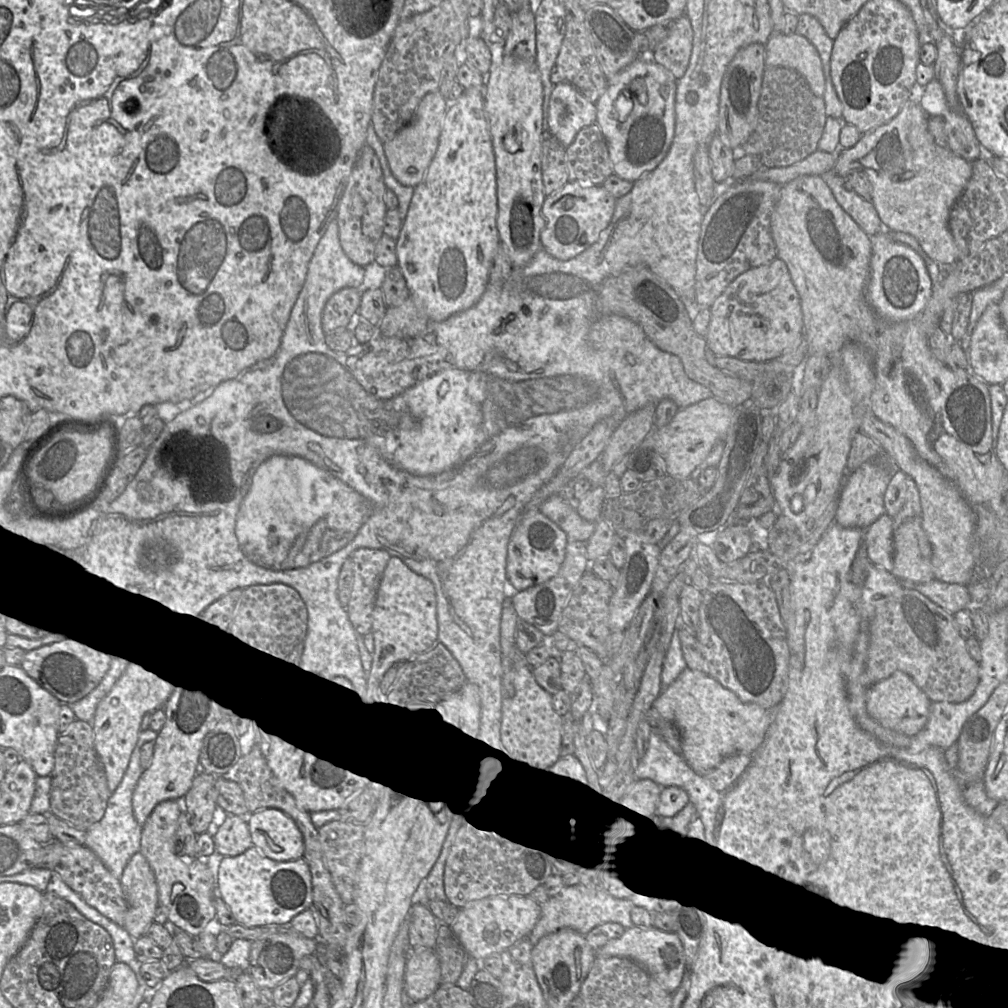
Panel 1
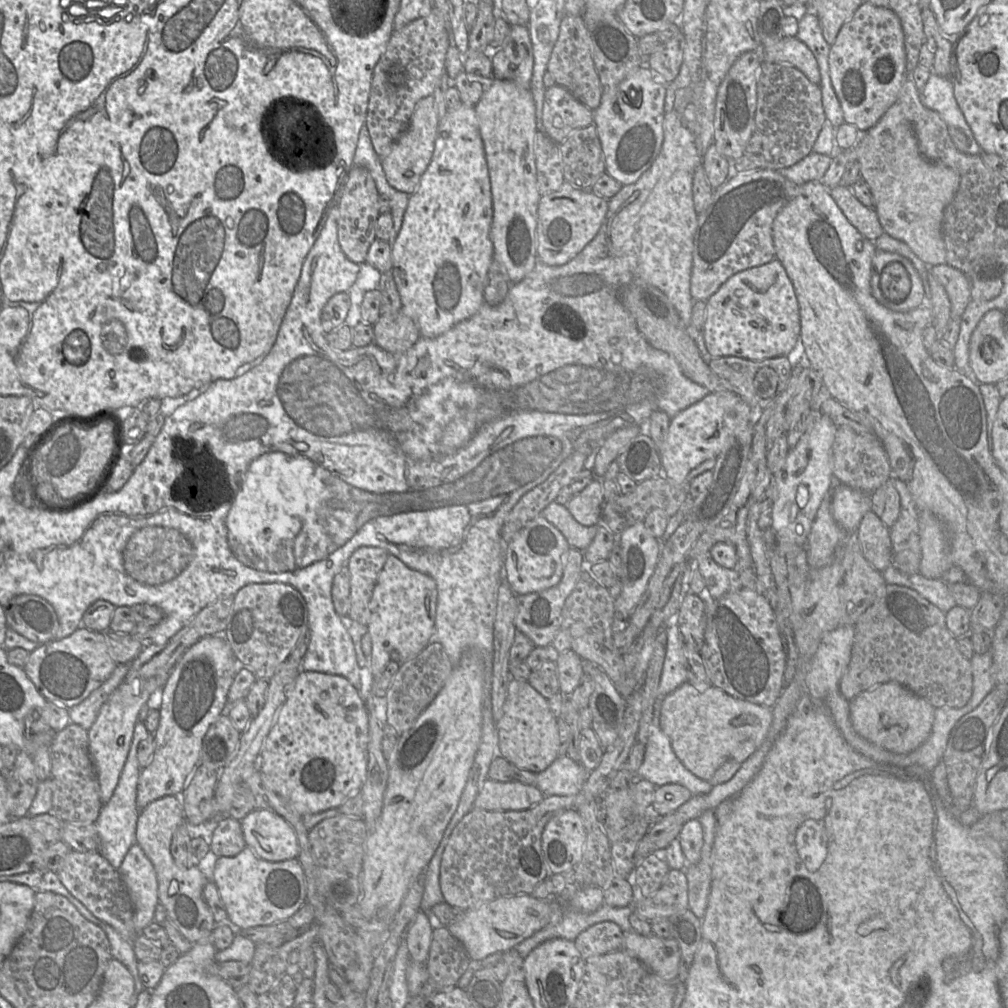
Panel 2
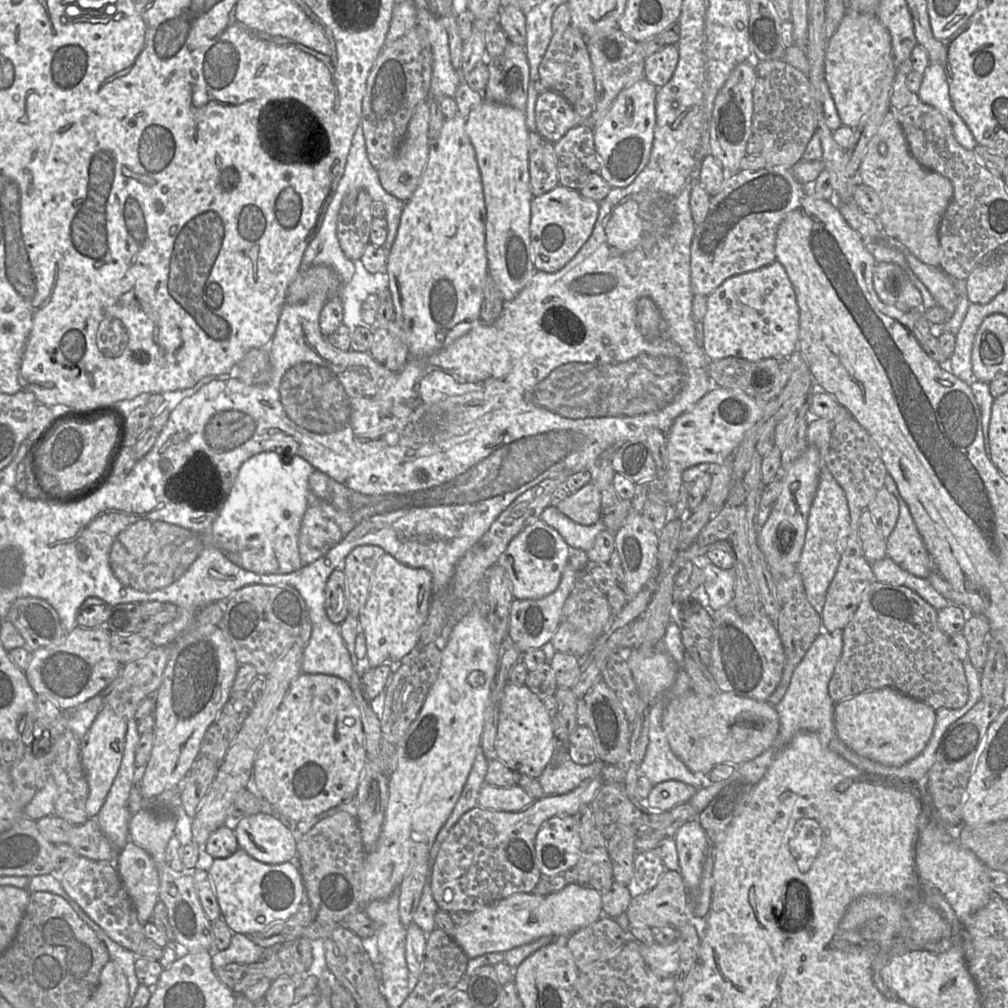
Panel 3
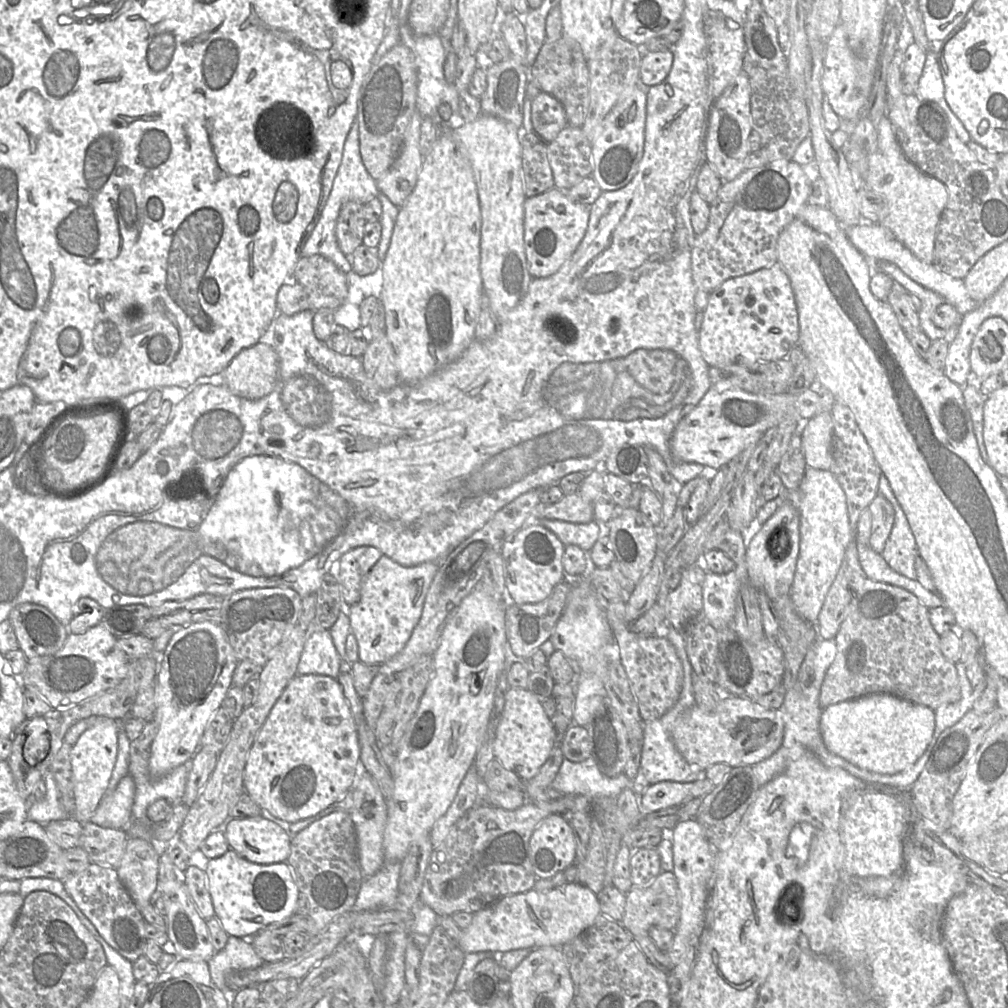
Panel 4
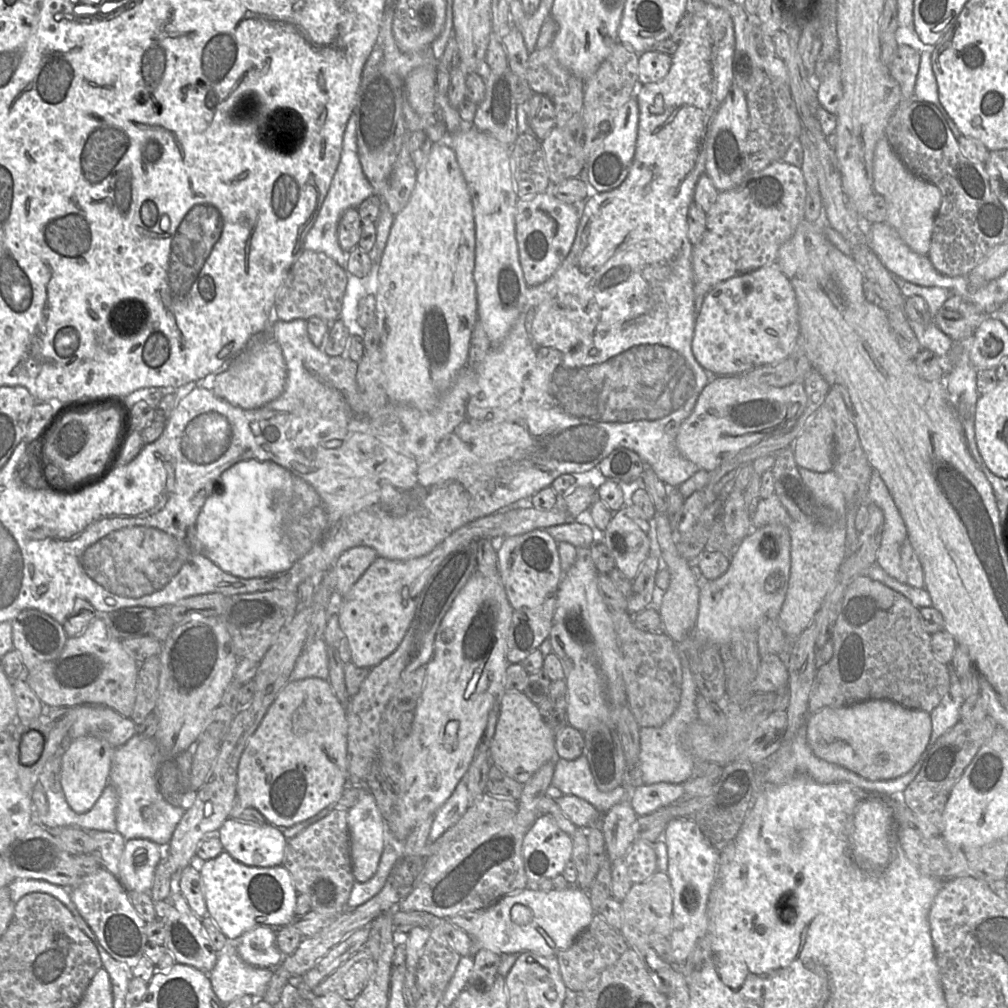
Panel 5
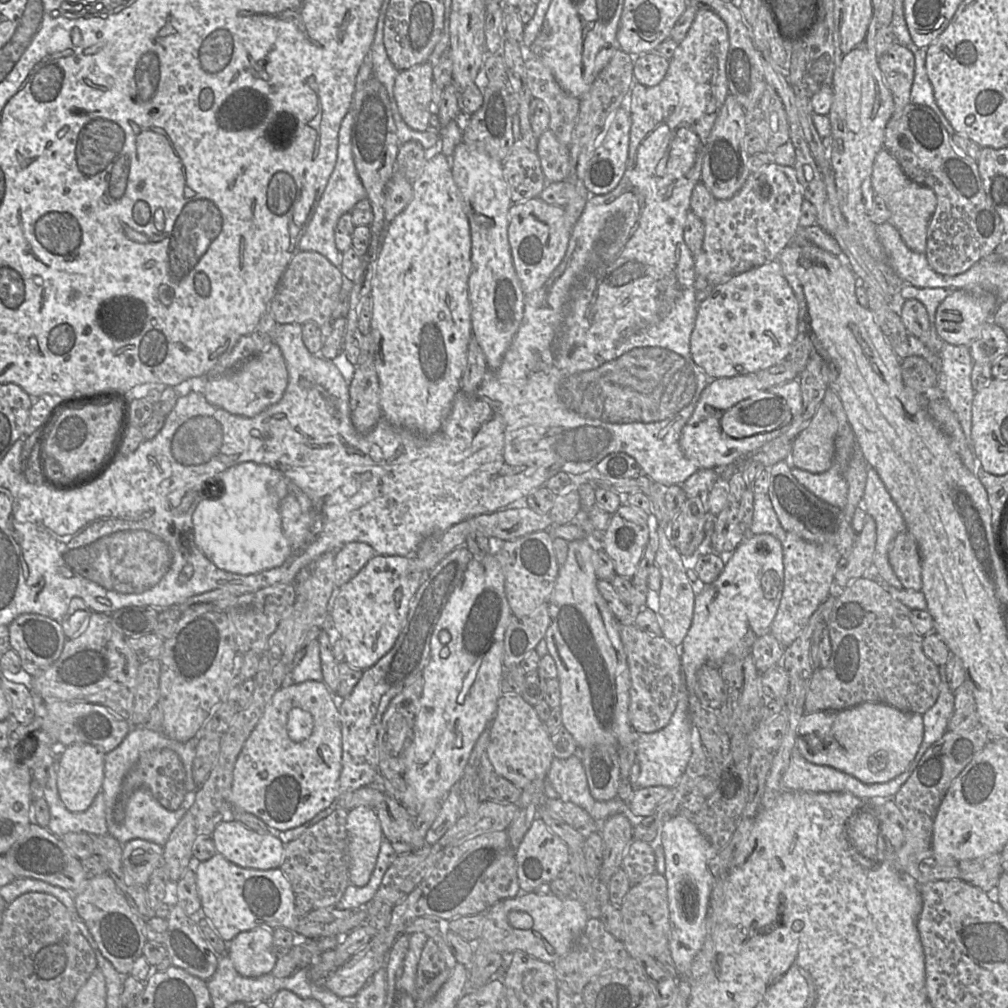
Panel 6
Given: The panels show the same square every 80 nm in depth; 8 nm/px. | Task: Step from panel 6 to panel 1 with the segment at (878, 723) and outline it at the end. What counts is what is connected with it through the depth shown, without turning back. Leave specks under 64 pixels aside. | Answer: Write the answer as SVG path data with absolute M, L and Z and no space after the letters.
M902 671L870 686L866 694L866 710L871 718L892 731L914 736L926 725L930 715L931 700L914 680Z

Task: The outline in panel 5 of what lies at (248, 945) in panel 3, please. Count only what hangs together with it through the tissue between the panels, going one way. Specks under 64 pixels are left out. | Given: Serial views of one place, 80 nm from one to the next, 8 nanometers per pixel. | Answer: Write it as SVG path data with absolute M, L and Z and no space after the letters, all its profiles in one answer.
M230 940L218 952L214 968L209 972L212 988L222 1004L251 995L262 999L274 969L250 965L242 960L237 950L238 940Z

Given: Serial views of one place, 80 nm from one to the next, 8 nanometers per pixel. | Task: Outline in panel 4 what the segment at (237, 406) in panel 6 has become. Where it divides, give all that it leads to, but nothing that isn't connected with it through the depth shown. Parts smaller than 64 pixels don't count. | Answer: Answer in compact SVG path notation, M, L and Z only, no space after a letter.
M258 342L238 353L223 373L224 385L232 394L258 400L274 390L279 358L271 345Z

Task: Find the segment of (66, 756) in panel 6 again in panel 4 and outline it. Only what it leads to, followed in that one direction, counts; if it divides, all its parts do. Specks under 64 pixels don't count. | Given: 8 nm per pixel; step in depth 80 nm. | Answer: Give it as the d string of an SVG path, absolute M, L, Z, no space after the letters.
M95 717L71 749L75 810L70 815L81 824L88 823L96 811L112 776L118 752L119 723L107 717Z

